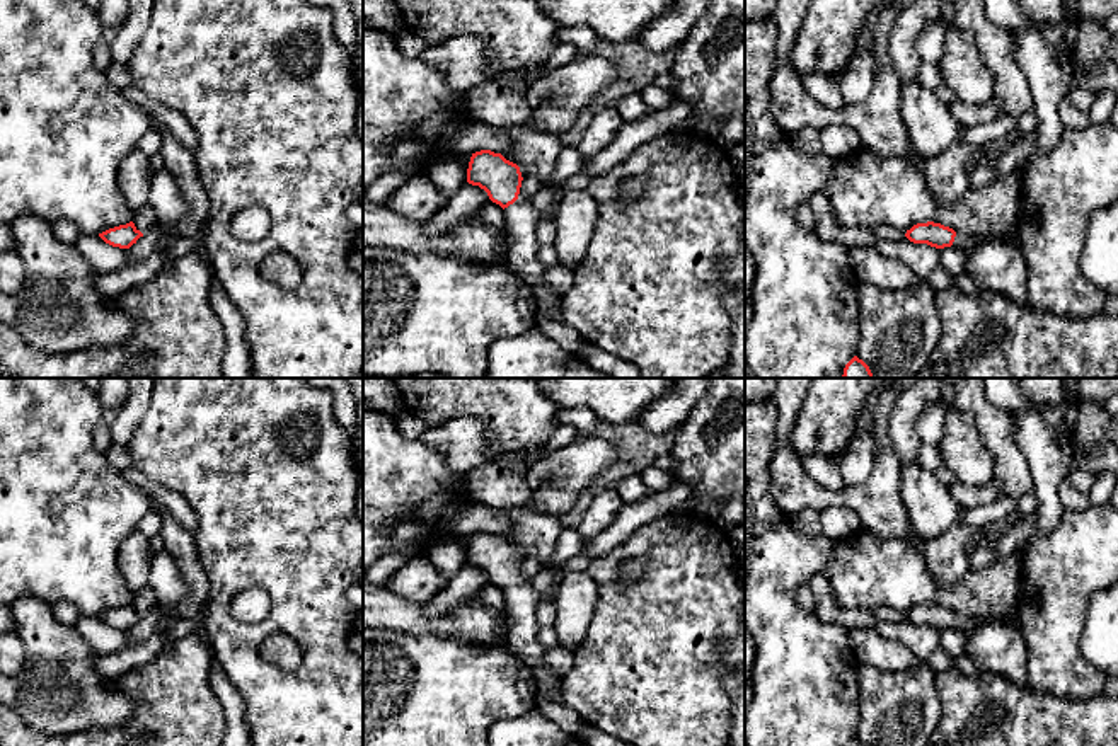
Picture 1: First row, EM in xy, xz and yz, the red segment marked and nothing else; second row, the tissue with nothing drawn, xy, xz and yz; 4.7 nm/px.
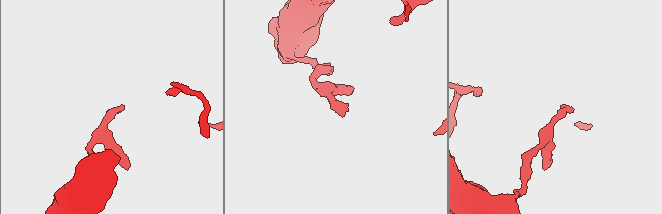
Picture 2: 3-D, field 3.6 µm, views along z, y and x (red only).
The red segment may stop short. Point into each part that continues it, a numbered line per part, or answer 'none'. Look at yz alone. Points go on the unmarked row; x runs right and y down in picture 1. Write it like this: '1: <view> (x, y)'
1: yz (963, 624)

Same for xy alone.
1: xy (144, 600)

